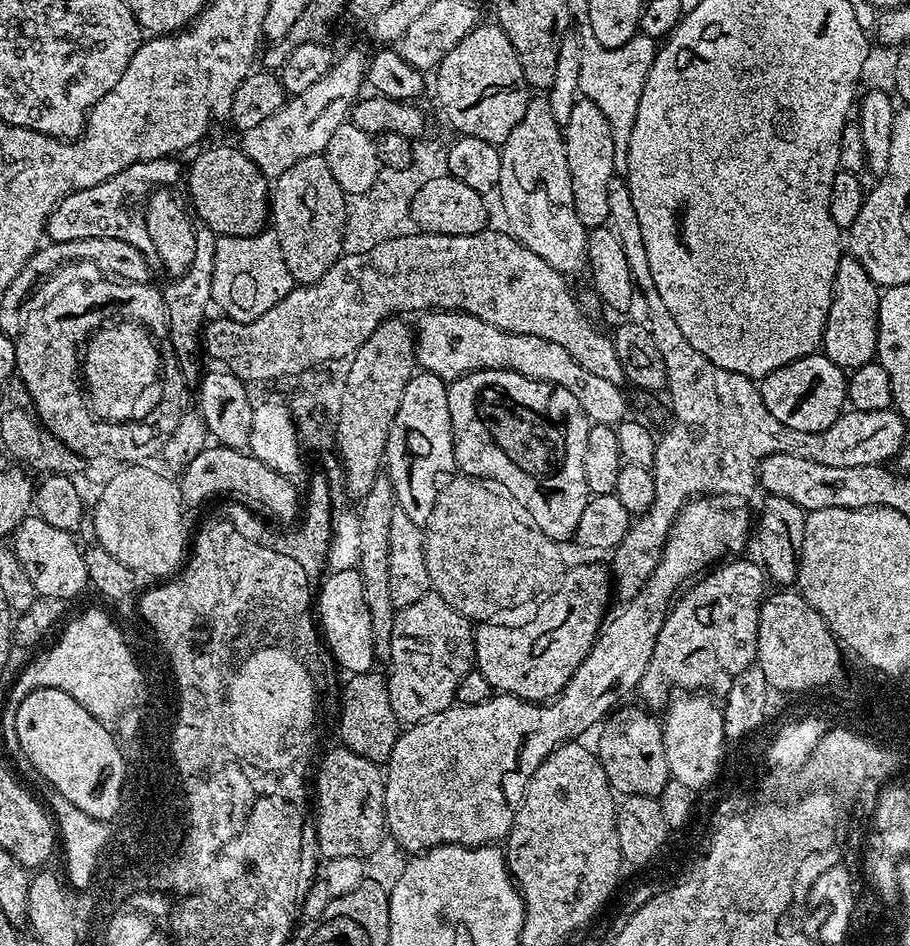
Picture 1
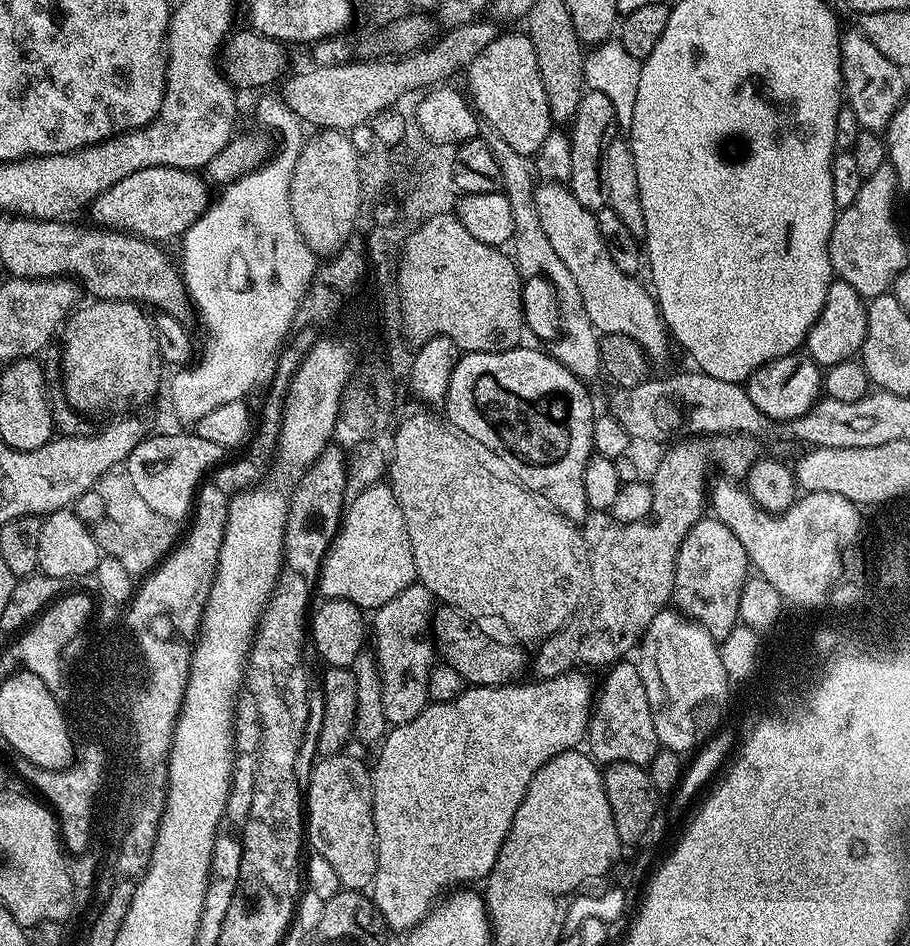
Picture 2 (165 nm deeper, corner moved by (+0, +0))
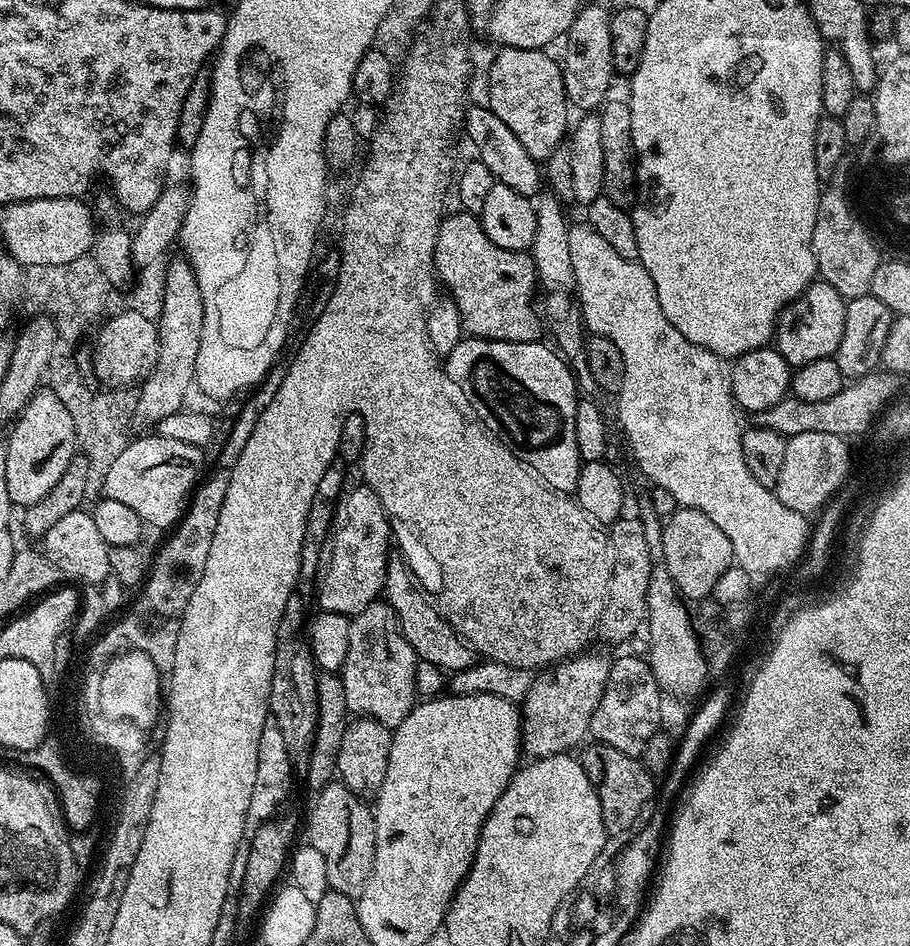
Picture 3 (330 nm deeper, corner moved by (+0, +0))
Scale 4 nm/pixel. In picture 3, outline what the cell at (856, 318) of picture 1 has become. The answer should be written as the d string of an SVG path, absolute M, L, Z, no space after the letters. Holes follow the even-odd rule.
M815 279L811 284L808 285L808 289L804 291L797 300L792 301L783 312L780 313L780 319L776 322L776 331L774 333L774 347L776 351L782 354L782 358L786 358L786 362L793 369L801 368L806 366L810 362L818 362L819 360L826 360L835 357L836 351L838 350L838 342L842 342L842 330L846 326L846 301L842 294L838 294L838 290L834 290L834 286L830 286L825 280Z

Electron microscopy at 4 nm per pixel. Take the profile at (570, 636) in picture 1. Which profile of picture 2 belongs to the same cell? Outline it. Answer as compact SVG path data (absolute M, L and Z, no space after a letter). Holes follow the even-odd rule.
M440 606L432 613L432 626L430 635L434 641L434 647L438 653L439 659L443 663L454 666L454 670L458 670L458 674L462 674L465 685L479 686L482 688L495 688L502 684L513 683L517 679L516 676L523 668L526 668L526 656L524 660L524 652L515 643L499 644L492 636L487 636L482 629L479 628L479 623L473 622L463 612L458 612L454 608Z

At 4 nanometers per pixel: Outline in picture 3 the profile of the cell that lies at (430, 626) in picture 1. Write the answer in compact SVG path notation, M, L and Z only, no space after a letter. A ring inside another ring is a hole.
M386 602L371 604L357 612L350 620L350 650L346 650L342 669L349 713L382 722L389 730L396 729L418 703L414 686L417 659L410 642L400 633L392 607Z

